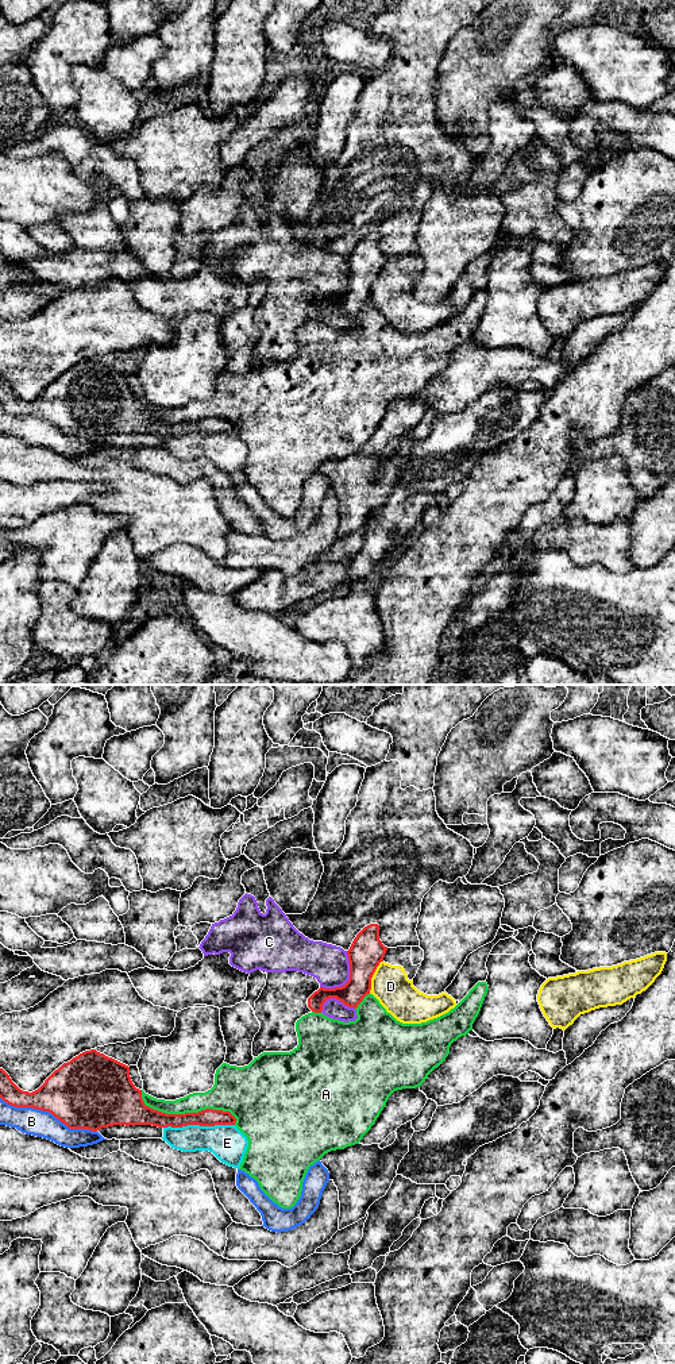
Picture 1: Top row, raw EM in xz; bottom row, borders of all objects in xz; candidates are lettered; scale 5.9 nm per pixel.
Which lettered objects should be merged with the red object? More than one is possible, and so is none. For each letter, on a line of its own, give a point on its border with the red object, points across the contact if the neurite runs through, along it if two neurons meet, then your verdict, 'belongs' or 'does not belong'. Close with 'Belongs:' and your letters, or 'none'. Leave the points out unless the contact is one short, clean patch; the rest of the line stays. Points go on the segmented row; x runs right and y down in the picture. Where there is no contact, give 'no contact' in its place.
A: meets red in xz at (185, 1113); does not belong
B: meets red in xz at (49, 1112); does not belong
C: meets red in xz at (348, 979); does not belong
D: meets red in xz at (371, 977); border along xz (382, 960), (371, 978), (369, 993); does not belong
E: meets red in xz at (199, 1124); does not belong
Belongs: none

